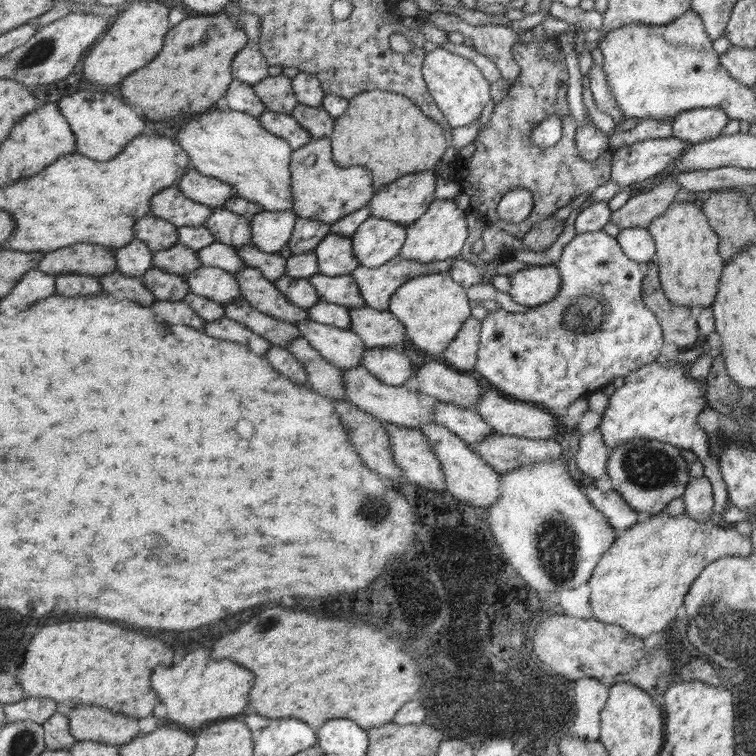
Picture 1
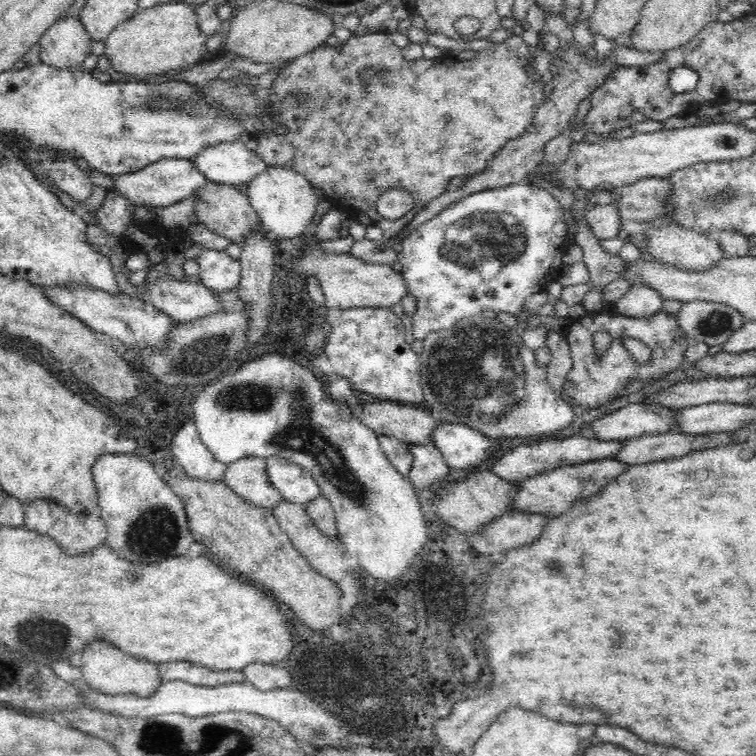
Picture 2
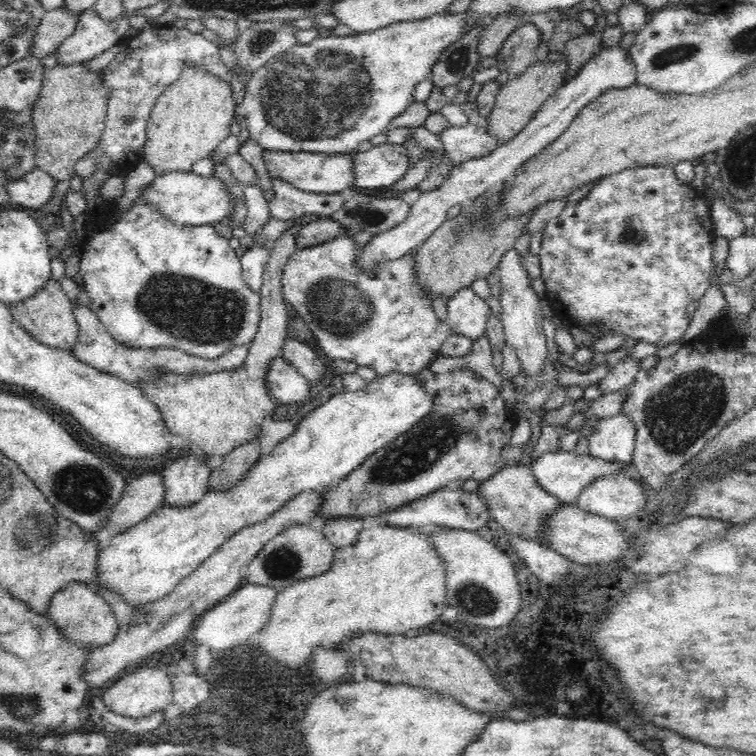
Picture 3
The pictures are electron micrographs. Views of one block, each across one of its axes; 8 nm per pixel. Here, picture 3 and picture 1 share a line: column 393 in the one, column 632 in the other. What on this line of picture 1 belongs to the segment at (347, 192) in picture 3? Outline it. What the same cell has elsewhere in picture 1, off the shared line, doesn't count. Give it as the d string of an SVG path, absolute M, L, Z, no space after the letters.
M668 175L649 191L639 193L629 199L619 209L613 211L611 222L618 229L647 228L649 222L661 216L681 190L675 177Z

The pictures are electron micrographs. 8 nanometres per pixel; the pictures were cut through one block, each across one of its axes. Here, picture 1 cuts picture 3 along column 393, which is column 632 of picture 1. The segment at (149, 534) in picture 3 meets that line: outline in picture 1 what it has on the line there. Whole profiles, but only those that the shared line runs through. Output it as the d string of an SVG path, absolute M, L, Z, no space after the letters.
M672 361L659 364L645 364L631 374L623 377L621 387L615 389L609 397L609 404L603 412L597 427L603 434L603 440L610 450L619 444L631 440L657 440L675 447L690 450L703 465L703 477L710 483L714 506L712 512L720 515L730 504L725 483L719 475L715 457L710 455L707 436L696 424L696 416L705 404L704 382L695 382L685 378L689 363L679 364Z

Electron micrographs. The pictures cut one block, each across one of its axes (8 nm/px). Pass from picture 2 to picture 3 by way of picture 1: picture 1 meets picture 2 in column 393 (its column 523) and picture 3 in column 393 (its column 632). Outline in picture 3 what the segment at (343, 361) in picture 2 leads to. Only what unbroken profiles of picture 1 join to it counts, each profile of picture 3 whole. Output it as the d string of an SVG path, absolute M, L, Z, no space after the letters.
M336 237L297 251L298 254L291 254L286 260L282 272L283 297L308 324L318 340L318 346L328 358L370 366L378 375L386 375L388 372L417 374L437 357L442 342L452 334L450 326L442 324L436 317L430 297L422 296L420 285L414 281L415 261L410 257L411 254L406 253L399 259L382 260L372 275L366 275L355 264L360 248L352 238Z

